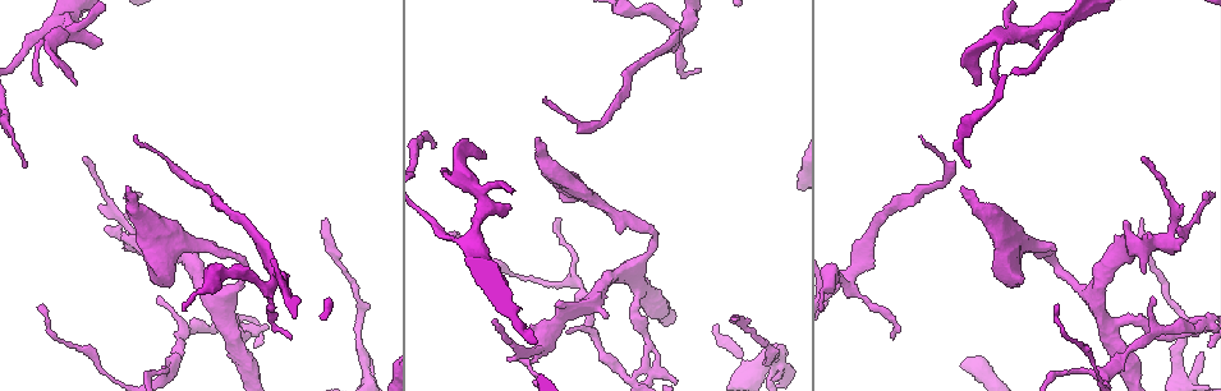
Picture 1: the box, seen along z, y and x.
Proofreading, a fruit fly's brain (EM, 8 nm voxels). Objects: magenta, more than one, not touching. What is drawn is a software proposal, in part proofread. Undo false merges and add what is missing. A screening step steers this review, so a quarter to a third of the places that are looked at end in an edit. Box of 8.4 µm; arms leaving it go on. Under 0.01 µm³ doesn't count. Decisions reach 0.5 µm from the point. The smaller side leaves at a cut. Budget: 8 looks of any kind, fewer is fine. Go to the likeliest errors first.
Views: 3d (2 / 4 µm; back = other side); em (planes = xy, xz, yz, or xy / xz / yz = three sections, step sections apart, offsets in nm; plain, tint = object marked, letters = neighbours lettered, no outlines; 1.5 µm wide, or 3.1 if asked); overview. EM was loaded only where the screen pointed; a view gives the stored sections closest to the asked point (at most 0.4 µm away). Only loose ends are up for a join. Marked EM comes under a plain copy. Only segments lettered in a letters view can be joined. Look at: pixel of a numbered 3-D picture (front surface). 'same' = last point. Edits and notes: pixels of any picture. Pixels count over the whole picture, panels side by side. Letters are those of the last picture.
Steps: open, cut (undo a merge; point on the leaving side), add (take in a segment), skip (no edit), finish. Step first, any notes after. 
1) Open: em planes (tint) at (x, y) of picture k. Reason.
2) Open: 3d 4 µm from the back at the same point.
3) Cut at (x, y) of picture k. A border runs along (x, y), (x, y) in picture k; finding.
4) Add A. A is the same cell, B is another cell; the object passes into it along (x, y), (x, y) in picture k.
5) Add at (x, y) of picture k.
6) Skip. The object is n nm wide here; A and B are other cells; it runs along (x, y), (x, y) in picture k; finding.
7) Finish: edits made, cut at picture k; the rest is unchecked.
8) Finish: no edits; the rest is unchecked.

Open: 3d 4 µm at (648, 342) of picture 1. A fork.

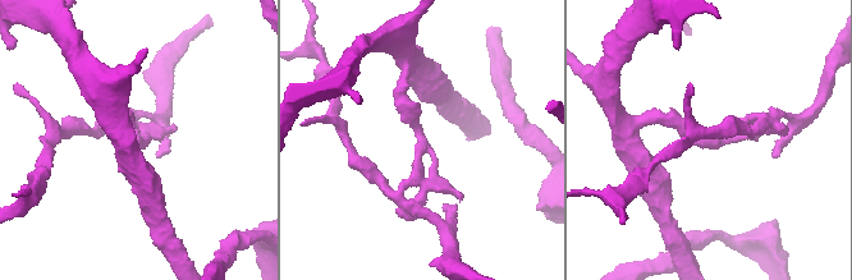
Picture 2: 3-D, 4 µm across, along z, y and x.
Open: em planes (tint) at (423, 135) of picture 2. 3 arms meet here.

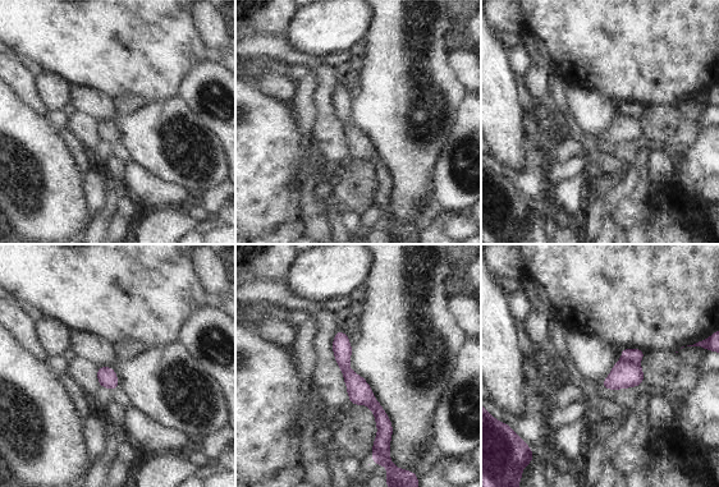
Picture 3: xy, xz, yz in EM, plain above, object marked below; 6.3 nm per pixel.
Open: em planes (letters) at the same point.

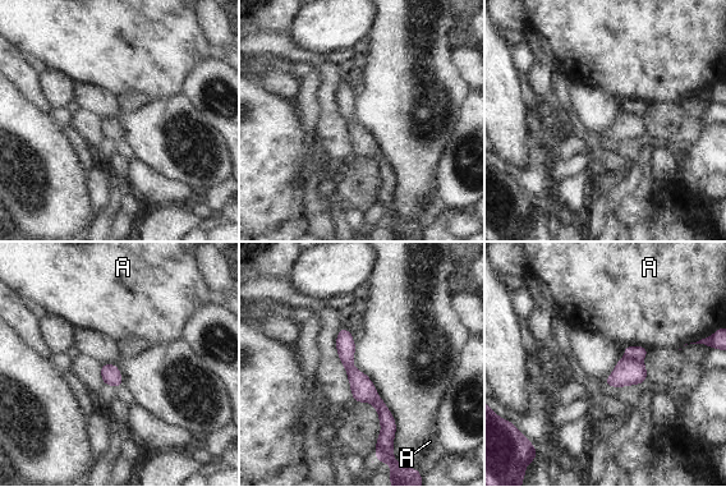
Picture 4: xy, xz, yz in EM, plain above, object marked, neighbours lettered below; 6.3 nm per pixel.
Cut at (638, 353) of picture 4. A is another cell; a border runs along (625, 357), (642, 362) in picture 4; a second cell is stuck on.

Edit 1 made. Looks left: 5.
Open: overview. Redraw.

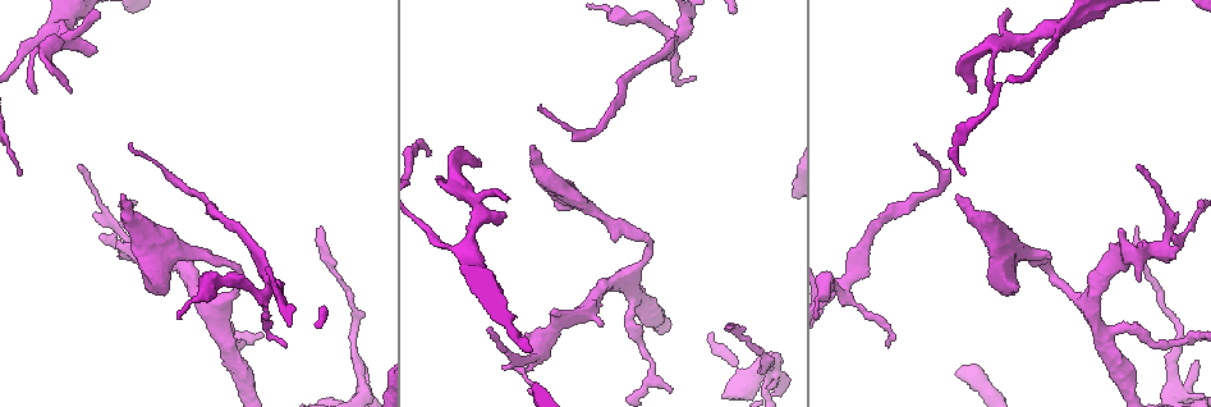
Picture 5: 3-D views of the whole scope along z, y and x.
Open: 3d 2 µm at (845, 283) of picture 5. Abrupt turn.

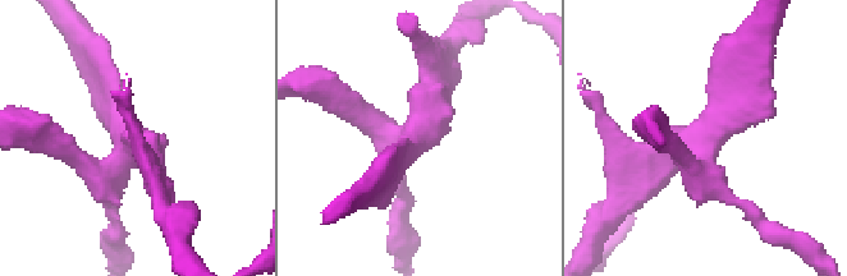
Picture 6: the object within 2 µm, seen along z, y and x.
Open: em yz step 4 (letters) at (127, 144) of picture 6.

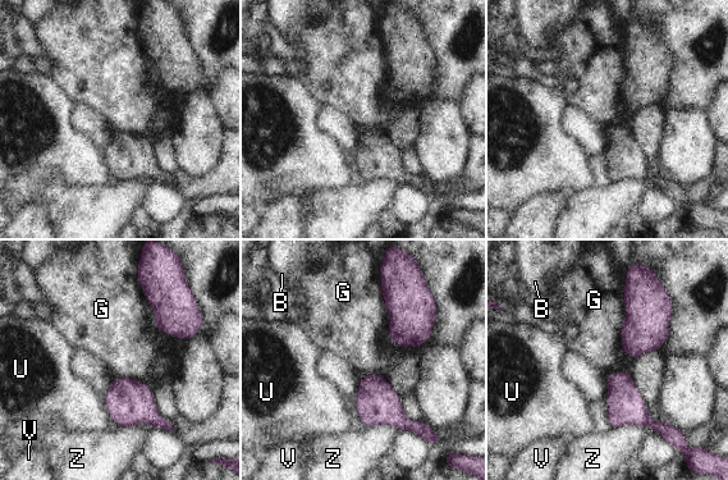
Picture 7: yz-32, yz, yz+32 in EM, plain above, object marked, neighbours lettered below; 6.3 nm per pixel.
Skip. The longest contact is with G, 360 nm; B, G, U, V and Z are other cells; a border runs along (625, 287), (621, 343) in picture 7; continuous, no second cell.

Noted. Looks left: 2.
Finish: edits made, cut at picture 4; the rest is unchecked.

